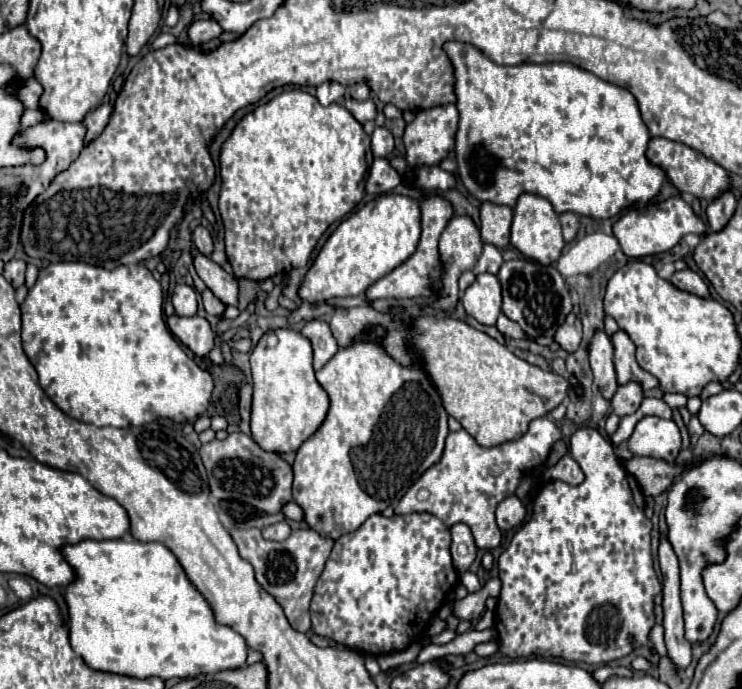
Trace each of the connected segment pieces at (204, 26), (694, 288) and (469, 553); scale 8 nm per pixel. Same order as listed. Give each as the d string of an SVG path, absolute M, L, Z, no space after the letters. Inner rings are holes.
M197 20L189 26L189 39L194 45L200 45L217 38L221 26L215 20Z
M689 268L675 272L675 274L669 278L669 282L671 282L675 288L685 290L685 292L689 292L689 294L695 294L695 296L701 296L701 298L707 298L707 296L709 296L709 288L707 288L707 284L703 282L703 278L701 278L697 272L689 270Z
M455 524L455 526L451 526L451 538L453 538L451 556L453 556L455 568L459 572L465 572L465 570L469 570L469 566L473 564L473 560L477 556L477 546L475 546L473 534L465 524Z

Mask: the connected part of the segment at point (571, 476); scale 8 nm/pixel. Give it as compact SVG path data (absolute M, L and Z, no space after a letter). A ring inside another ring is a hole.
M563 456L553 468L549 468L547 472L545 472L545 478L547 480L563 480L563 482L567 482L567 484L571 484L571 486L579 486L583 480L585 480L585 474L583 474L583 470L579 468L579 464L571 458L571 456Z

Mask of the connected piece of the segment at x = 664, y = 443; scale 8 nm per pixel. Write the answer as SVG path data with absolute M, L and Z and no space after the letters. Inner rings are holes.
M645 416L637 422L631 438L629 450L635 456L661 458L665 462L675 462L681 450L679 428L673 420L663 420L659 416Z

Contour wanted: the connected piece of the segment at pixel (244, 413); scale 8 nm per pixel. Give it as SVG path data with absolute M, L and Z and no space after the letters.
M243 384L239 390L239 414L243 420L249 420L251 412L251 384Z

